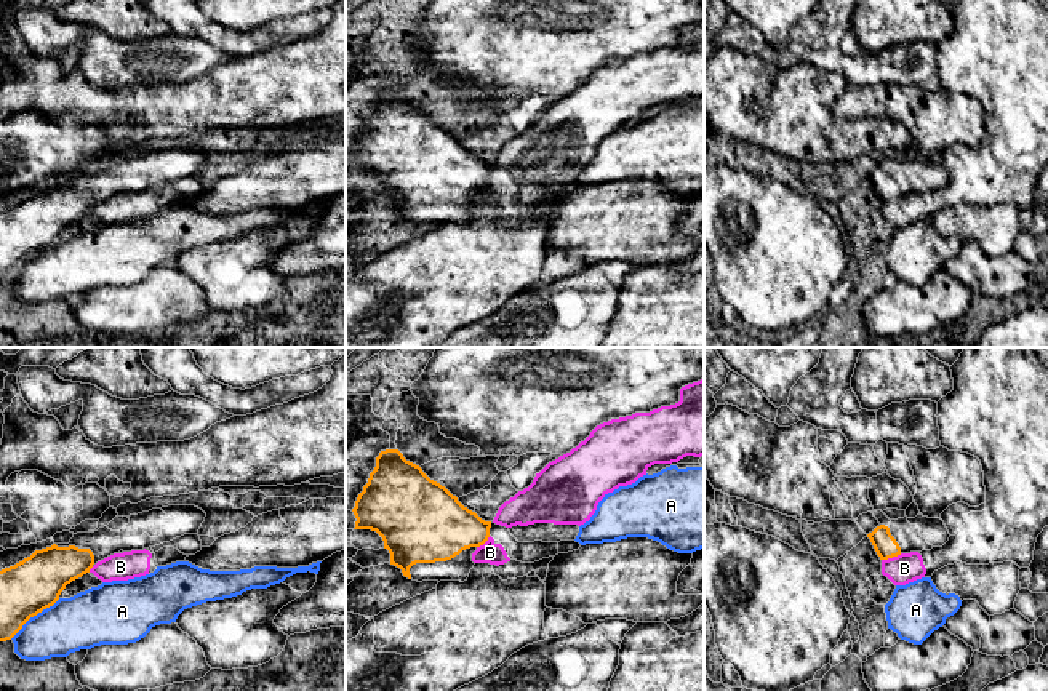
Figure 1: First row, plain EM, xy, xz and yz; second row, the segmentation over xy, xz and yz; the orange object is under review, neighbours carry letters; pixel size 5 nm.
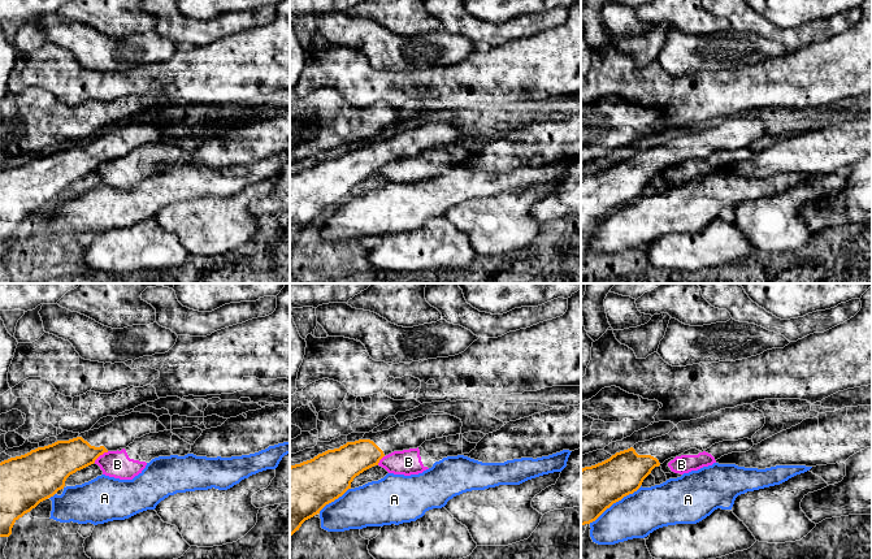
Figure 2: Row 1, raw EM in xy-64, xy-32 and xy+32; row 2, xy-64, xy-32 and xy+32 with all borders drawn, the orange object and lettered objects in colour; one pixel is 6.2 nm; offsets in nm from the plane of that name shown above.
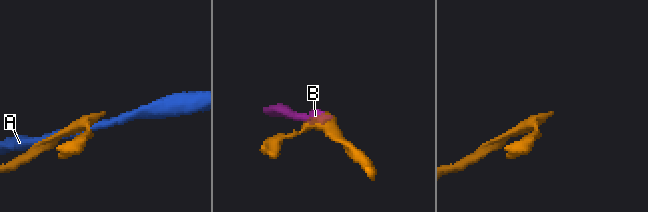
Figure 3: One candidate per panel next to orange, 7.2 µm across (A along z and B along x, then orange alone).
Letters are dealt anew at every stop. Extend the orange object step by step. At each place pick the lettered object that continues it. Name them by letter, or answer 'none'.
none

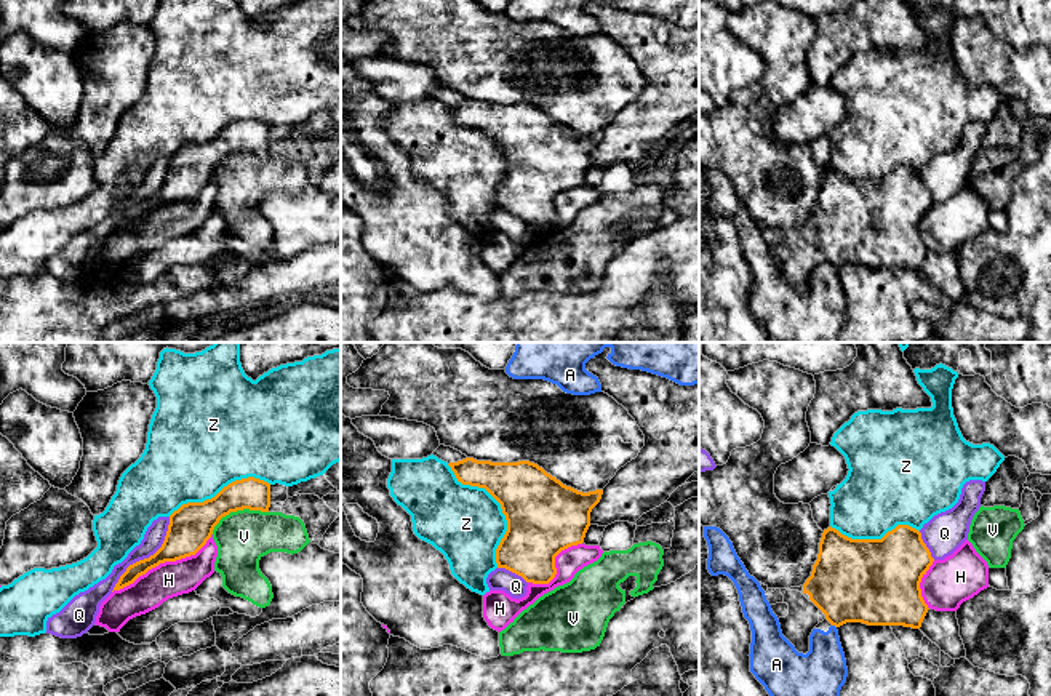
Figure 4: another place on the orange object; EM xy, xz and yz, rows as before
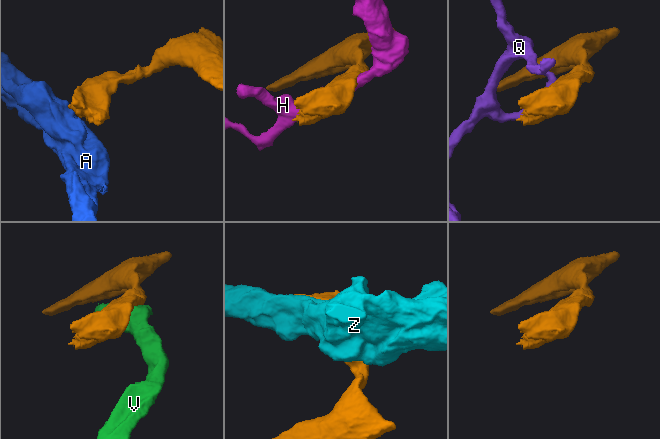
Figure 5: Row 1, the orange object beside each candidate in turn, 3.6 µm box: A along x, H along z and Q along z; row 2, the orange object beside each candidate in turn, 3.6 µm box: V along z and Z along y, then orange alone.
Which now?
none

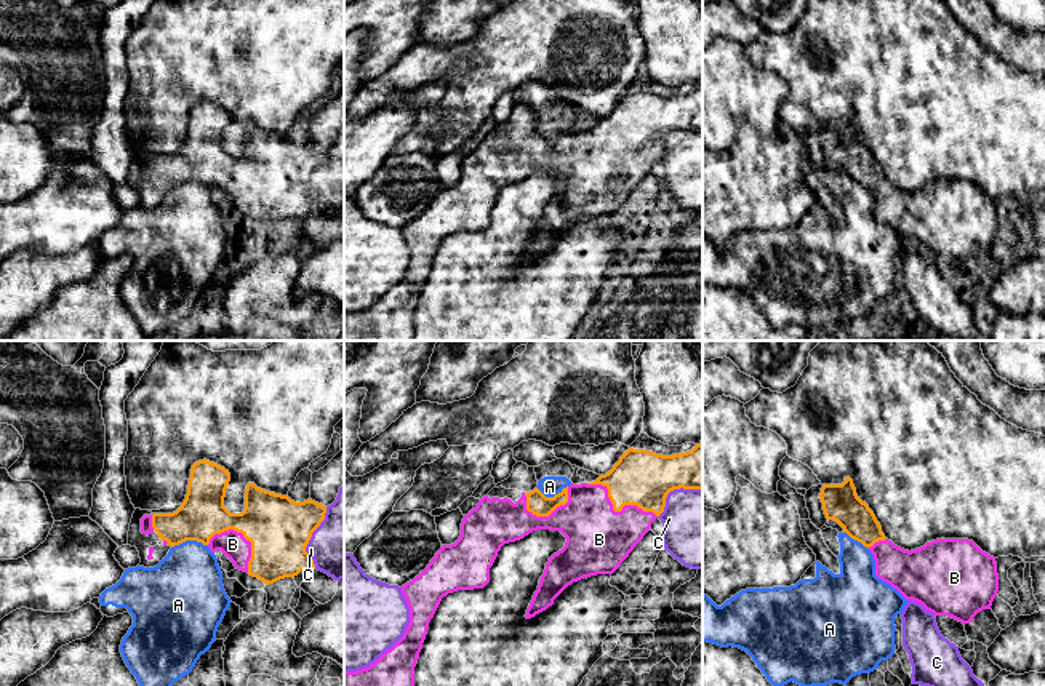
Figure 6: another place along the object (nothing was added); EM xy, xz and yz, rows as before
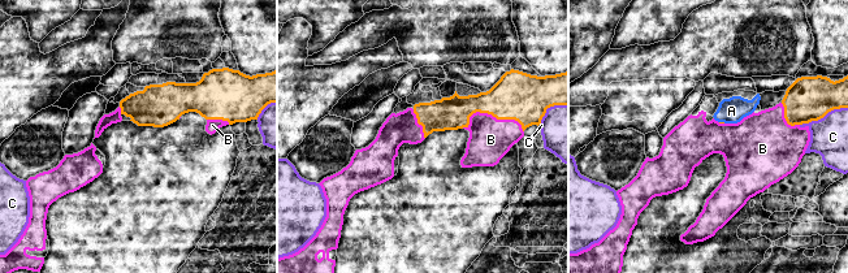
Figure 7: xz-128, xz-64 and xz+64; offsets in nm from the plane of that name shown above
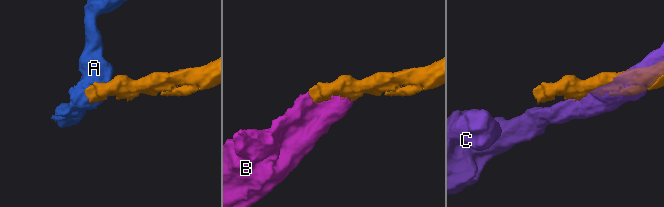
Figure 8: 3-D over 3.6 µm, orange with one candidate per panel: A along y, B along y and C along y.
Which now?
B

